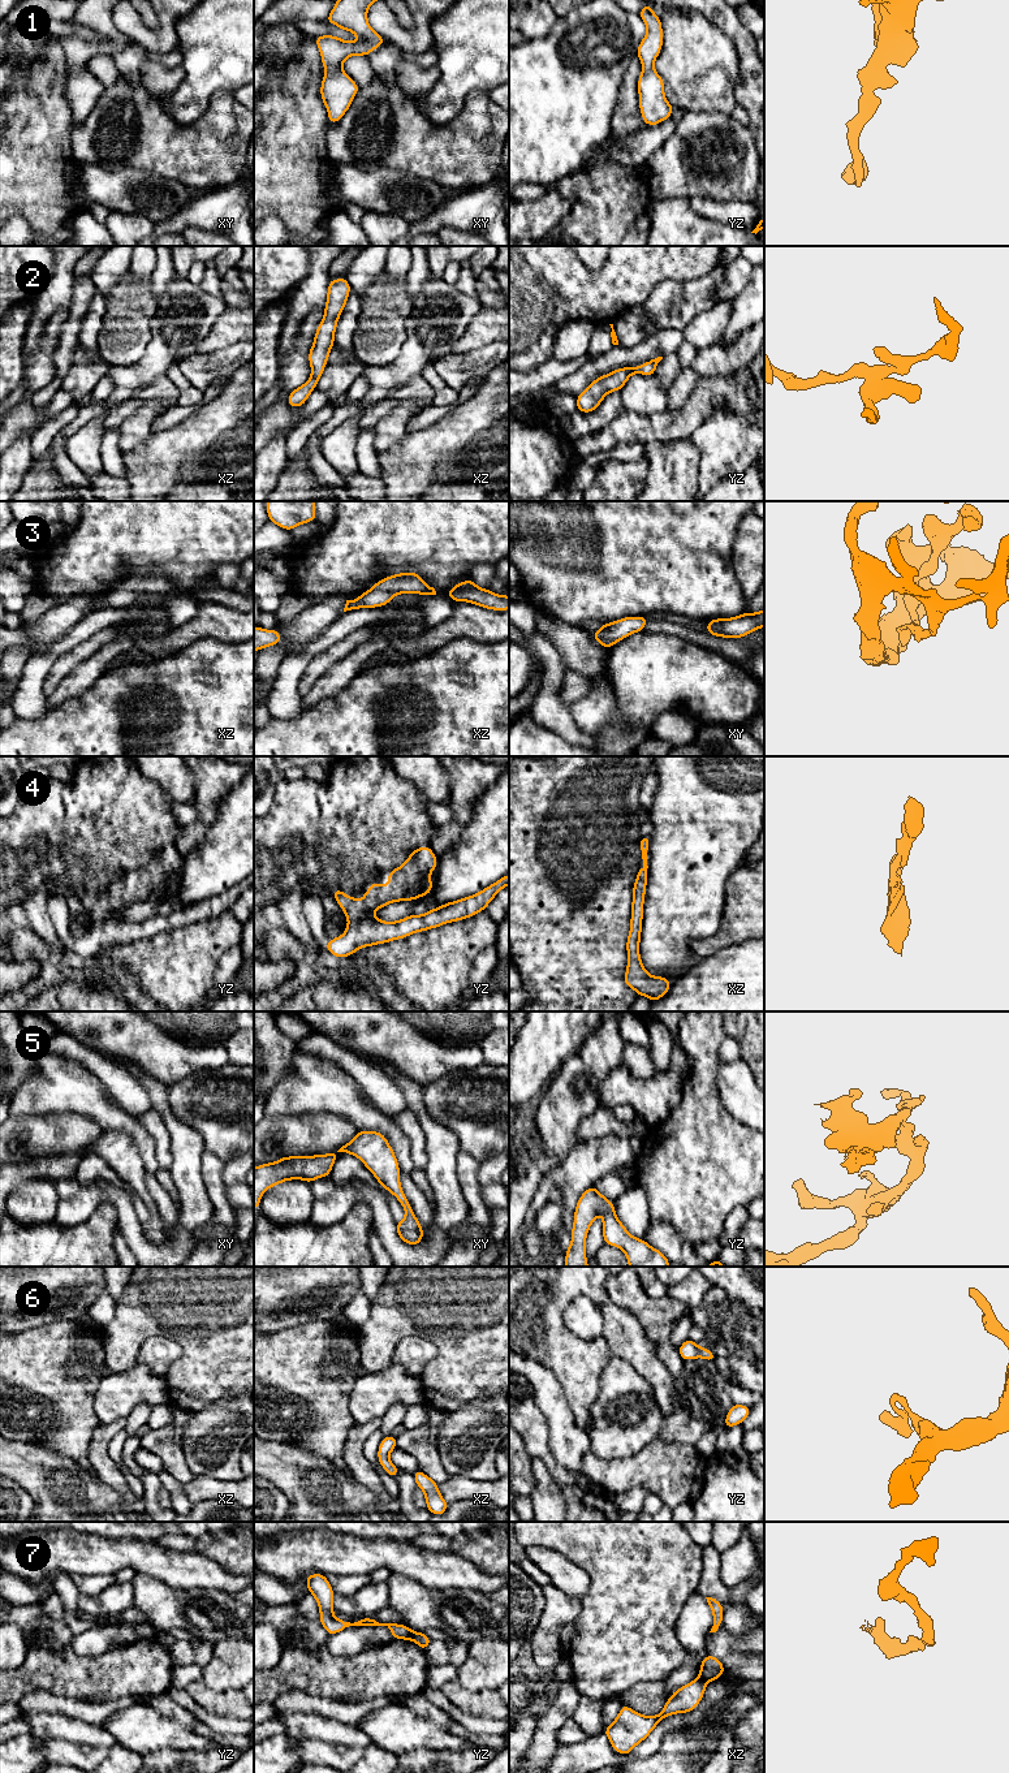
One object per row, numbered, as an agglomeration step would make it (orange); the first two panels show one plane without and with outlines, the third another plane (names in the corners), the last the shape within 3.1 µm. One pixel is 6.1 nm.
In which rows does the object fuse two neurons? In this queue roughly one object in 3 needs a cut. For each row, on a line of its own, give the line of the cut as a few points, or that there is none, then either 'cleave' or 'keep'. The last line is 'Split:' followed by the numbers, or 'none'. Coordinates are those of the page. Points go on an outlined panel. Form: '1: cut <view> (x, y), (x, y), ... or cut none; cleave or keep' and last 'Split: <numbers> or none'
1: cut none; keep
2: cut none; keep
3: cut none; keep
4: cut none; keep
5: cut none; keep
6: cut none; keep
7: cut xz (698, 1677), (706, 1682); cleave
Split: 7

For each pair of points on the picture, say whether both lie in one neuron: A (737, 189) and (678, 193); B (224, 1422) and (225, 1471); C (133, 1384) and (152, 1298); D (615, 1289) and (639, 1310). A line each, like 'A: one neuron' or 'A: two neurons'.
A: one neuron
B: one neuron
C: two neurons
D: one neuron

